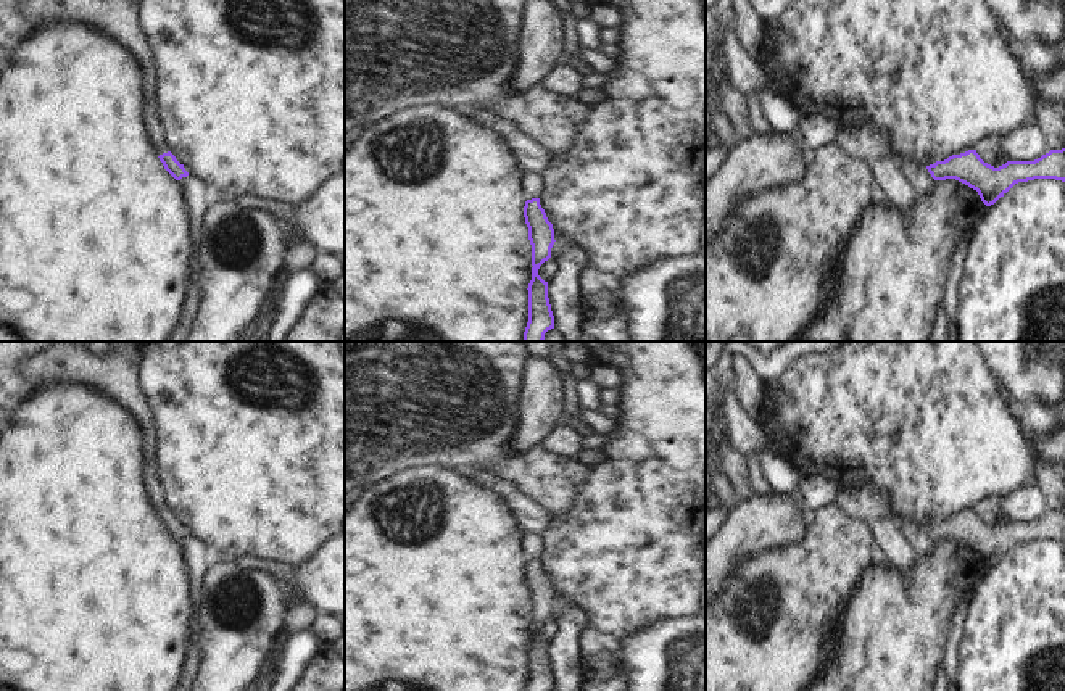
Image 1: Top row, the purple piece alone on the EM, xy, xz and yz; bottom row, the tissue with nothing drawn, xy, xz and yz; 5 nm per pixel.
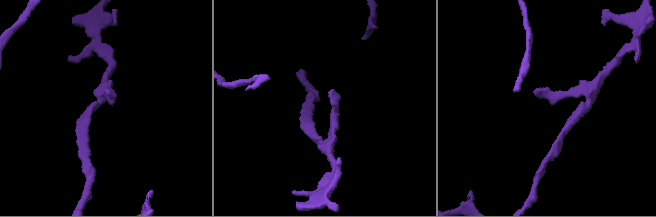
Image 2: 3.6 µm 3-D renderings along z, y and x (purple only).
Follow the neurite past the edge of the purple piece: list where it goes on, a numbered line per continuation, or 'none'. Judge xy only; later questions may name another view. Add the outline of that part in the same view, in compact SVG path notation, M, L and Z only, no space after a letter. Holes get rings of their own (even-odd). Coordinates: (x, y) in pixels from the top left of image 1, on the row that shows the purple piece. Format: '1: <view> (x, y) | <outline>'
1: xy (149, 115) | M143 95L142 122L145 126L145 130L148 134L148 139L151 142L155 153L160 156L163 153L171 151L164 140L161 126L158 122L158 114L155 111L155 101L148 98L147 95Z

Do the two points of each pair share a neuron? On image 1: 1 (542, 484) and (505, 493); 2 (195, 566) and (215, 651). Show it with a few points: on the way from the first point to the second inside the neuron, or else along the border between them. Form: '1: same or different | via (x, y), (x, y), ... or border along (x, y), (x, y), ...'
1: different | border along (495, 477), (509, 480), (547, 514)
2: different | border along (211, 558), (200, 582), (200, 598), (194, 606)

